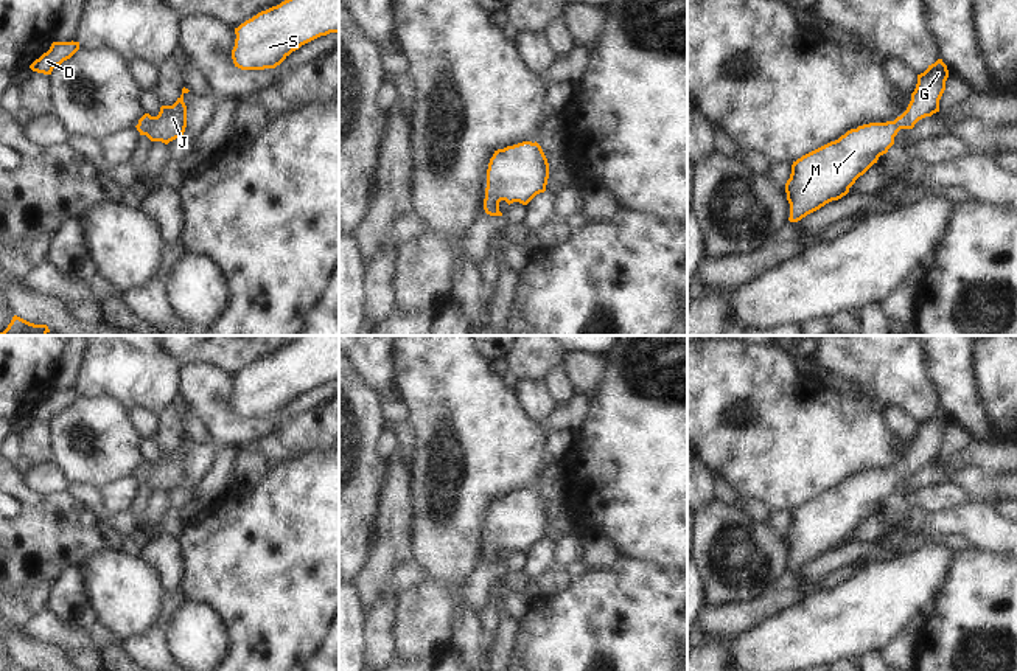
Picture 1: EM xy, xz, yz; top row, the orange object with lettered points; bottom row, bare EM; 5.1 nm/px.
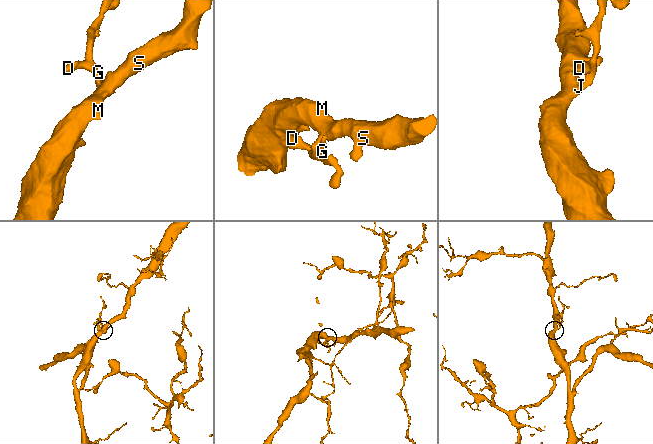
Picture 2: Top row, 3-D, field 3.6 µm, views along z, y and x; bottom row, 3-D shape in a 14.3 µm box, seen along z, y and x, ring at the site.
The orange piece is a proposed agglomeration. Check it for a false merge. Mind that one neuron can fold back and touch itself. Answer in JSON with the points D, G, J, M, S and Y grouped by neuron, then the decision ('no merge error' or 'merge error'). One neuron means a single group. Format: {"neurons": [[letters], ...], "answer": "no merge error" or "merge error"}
{"neurons": [["D", "G", "J", "M", "S", "Y"]], "answer": "no merge error"}

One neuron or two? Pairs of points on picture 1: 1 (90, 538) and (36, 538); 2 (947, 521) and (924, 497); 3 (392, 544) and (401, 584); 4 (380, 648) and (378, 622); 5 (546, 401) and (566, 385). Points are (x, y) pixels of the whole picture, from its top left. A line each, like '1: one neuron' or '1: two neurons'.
1: one neuron
2: two neurons
3: two neurons
4: one neuron
5: two neurons

